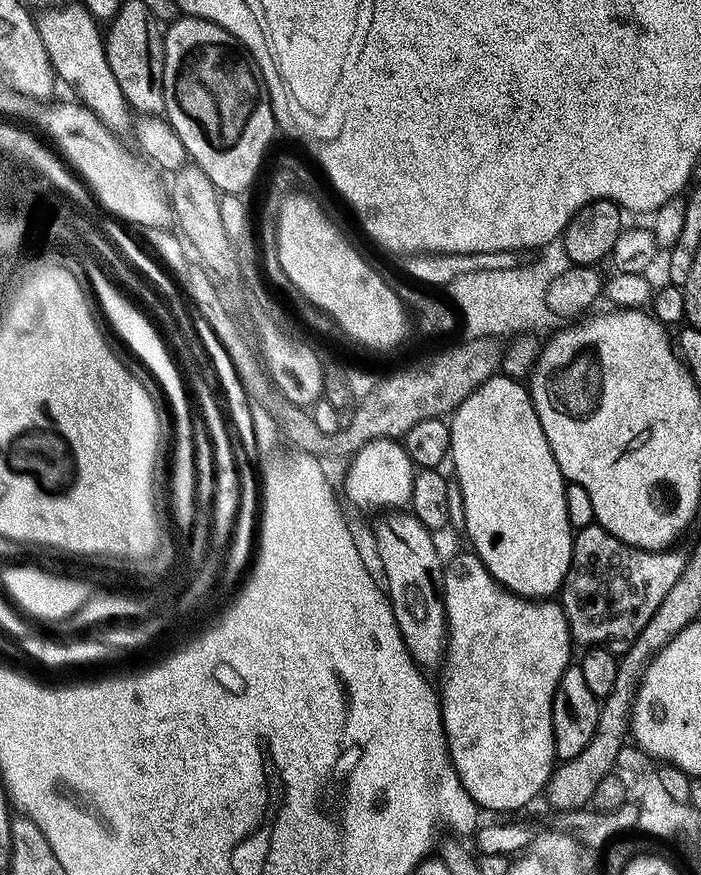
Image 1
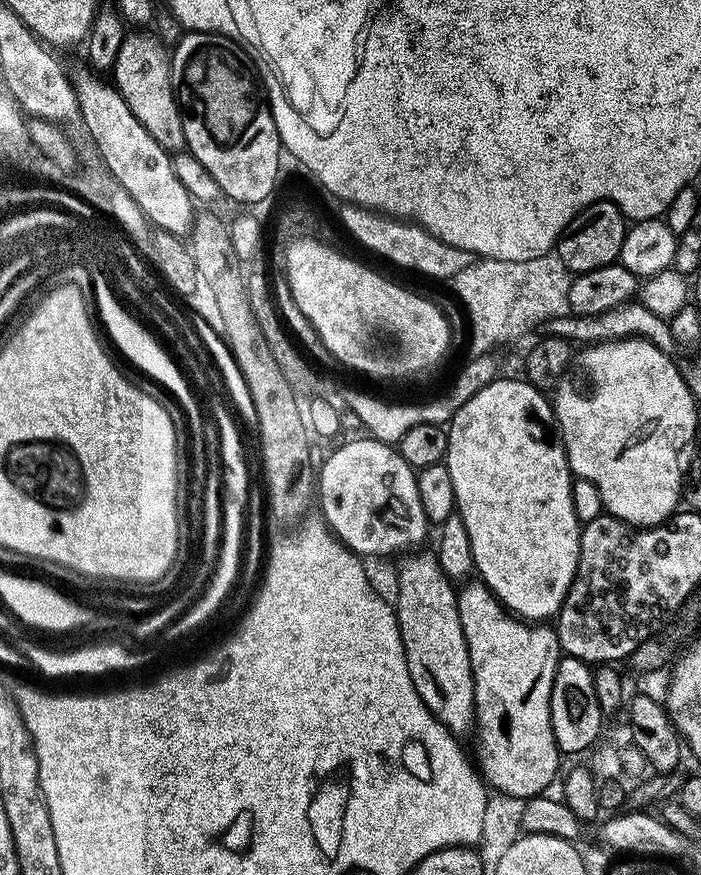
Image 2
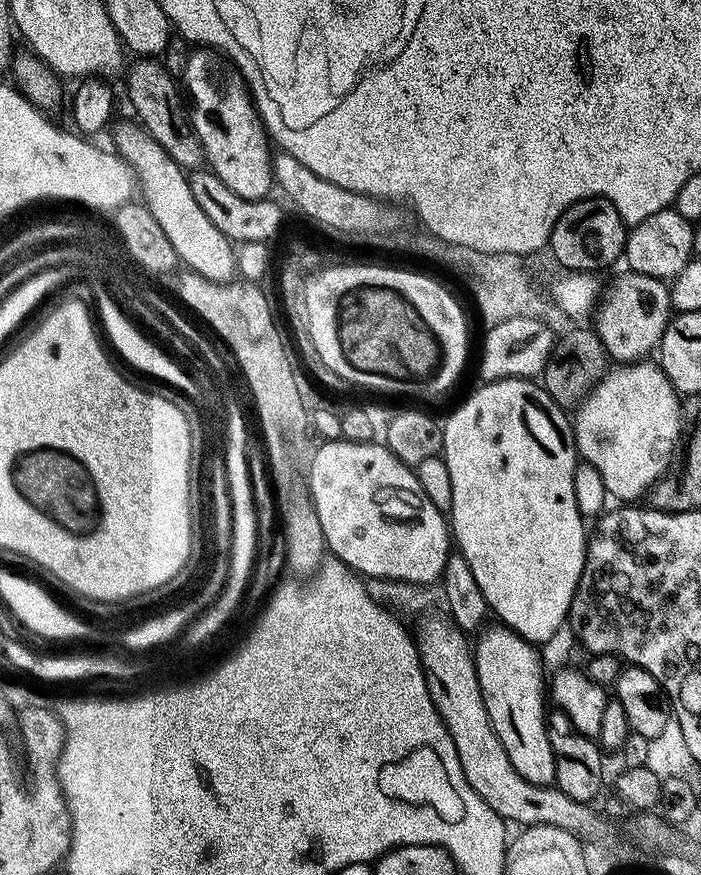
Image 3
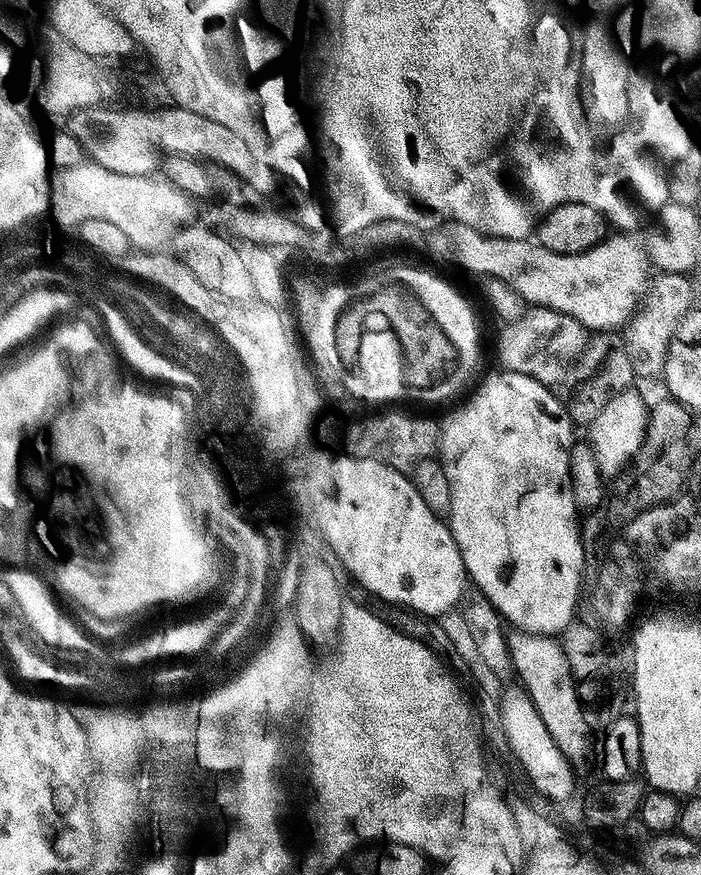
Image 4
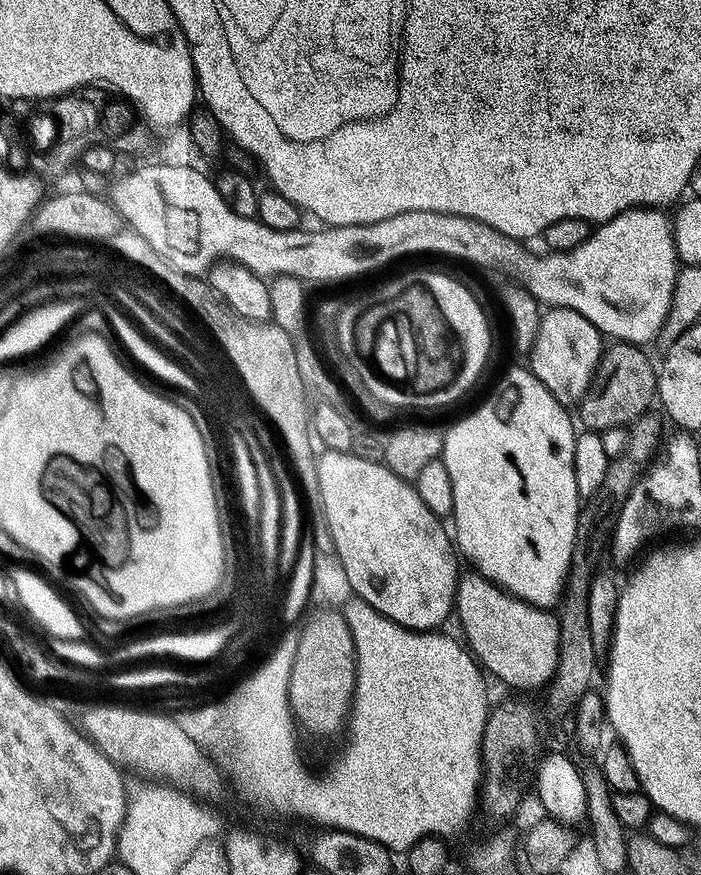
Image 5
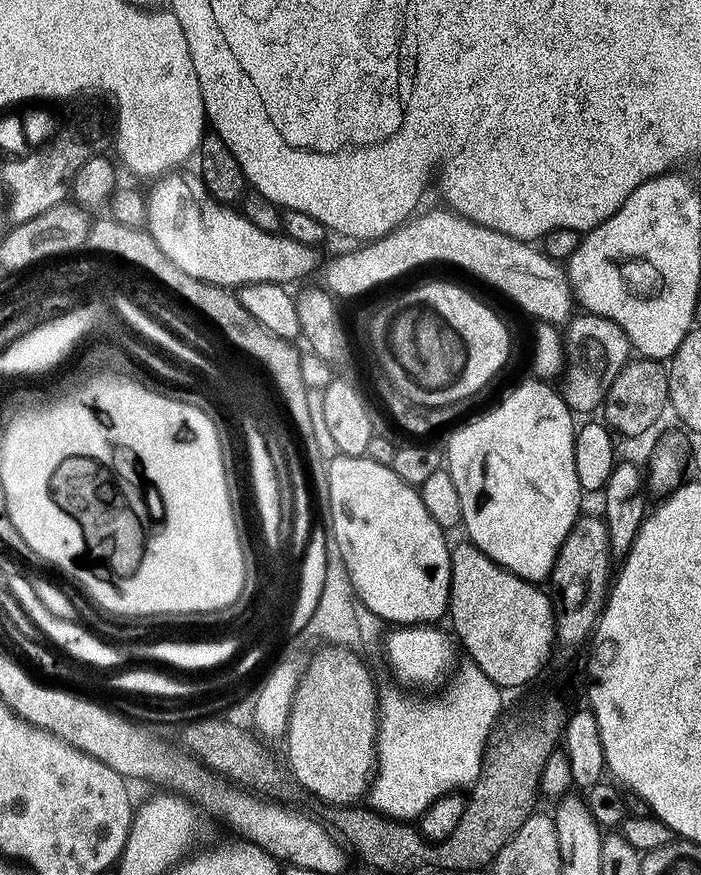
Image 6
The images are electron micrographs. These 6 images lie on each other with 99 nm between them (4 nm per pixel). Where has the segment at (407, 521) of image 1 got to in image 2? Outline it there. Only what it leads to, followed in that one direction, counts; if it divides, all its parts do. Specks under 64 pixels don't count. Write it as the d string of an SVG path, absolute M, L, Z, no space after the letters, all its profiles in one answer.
M416 550L403 557L398 567L398 598L394 605L398 630L406 654L406 666L418 690L418 698L434 714L438 723L447 726L448 731L457 738L473 731L476 723L476 703L474 702L474 678L470 666L470 650L466 646L466 634L462 634L462 618L458 614L458 592L453 581L439 564L435 551Z

